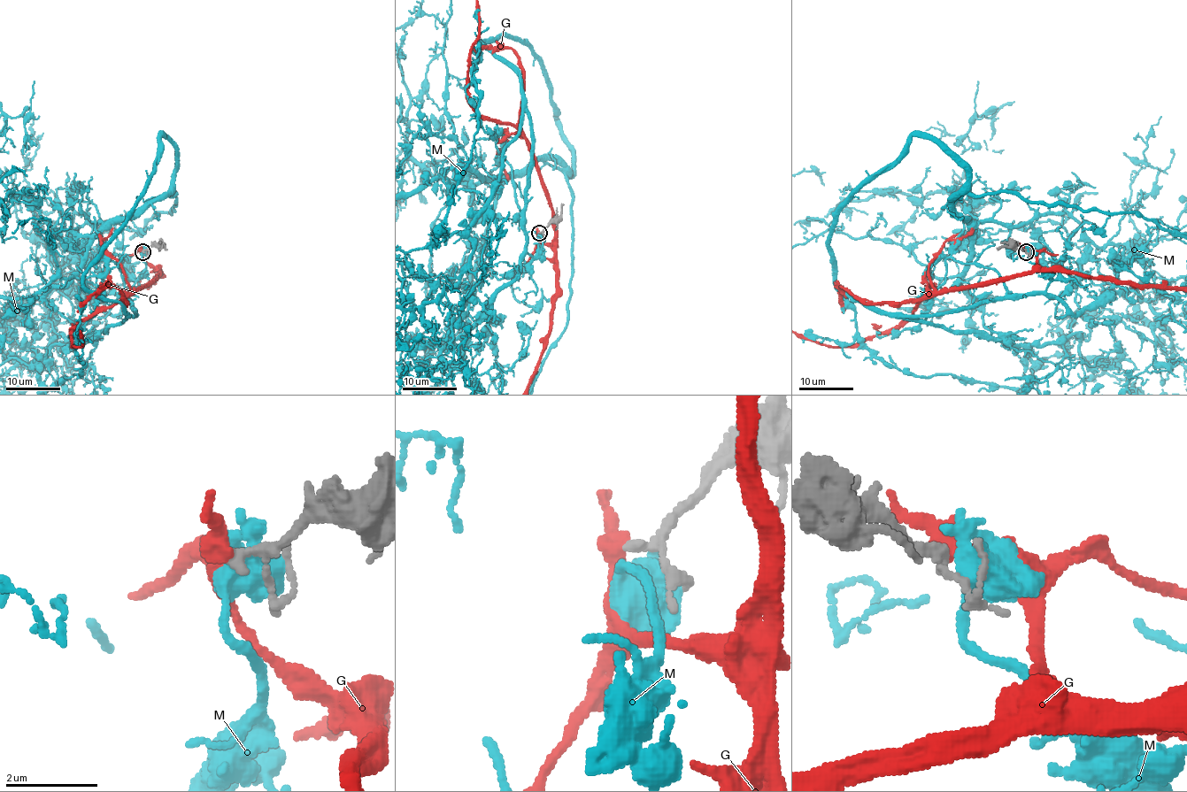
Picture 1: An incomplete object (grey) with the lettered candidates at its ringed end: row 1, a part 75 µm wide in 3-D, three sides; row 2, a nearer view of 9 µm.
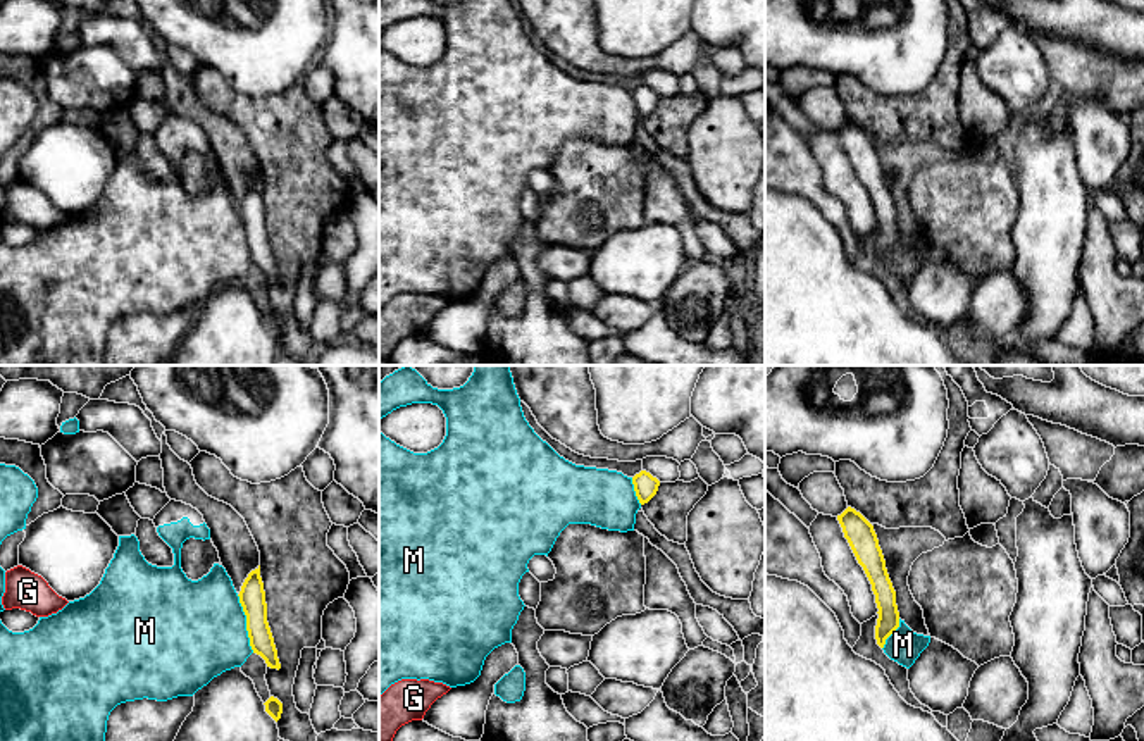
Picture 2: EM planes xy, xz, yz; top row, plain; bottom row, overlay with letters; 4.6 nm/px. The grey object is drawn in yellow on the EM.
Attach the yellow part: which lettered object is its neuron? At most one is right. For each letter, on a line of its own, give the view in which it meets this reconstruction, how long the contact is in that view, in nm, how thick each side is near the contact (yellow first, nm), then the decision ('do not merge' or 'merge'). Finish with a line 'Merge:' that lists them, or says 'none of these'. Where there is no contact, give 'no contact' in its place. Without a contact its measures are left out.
G: no contact; do not merge
M: meets yellow in xy; contact 280 nm long; 130 nm thick on the yellow side, 460 nm on the other; do not merge
Merge: none of these

